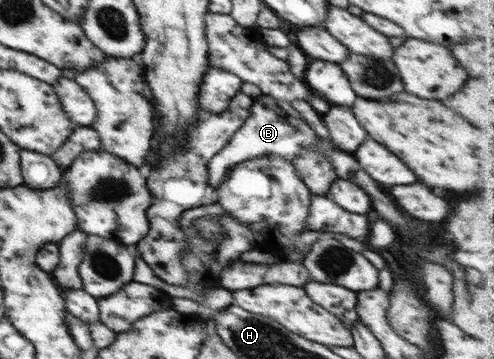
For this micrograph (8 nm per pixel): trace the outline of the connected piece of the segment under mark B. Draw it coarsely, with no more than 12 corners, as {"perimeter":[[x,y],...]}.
{"perimeter":[[269,95],[208,164],[215,189],[246,160],[292,160],[317,142]]}

